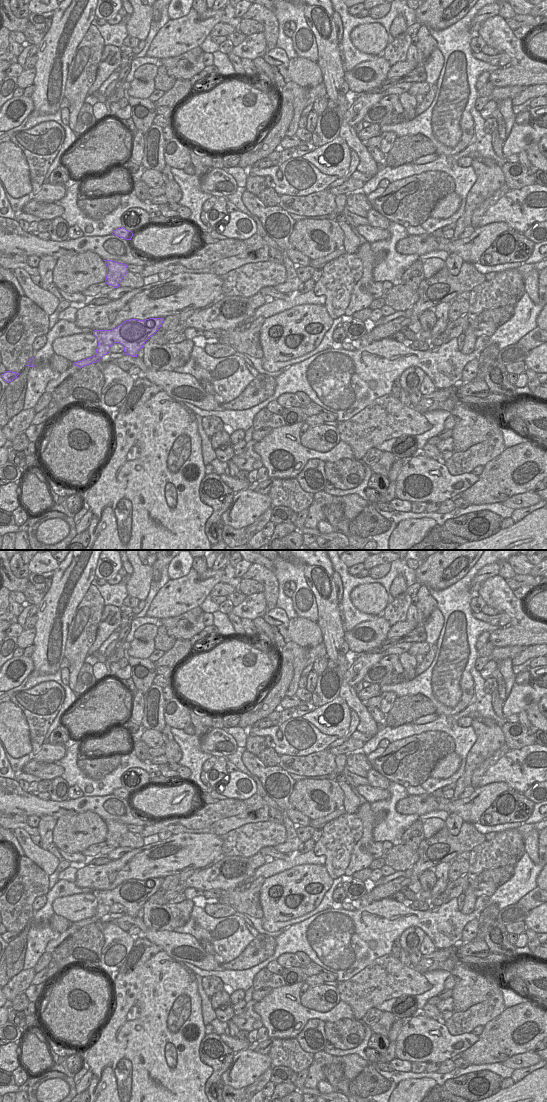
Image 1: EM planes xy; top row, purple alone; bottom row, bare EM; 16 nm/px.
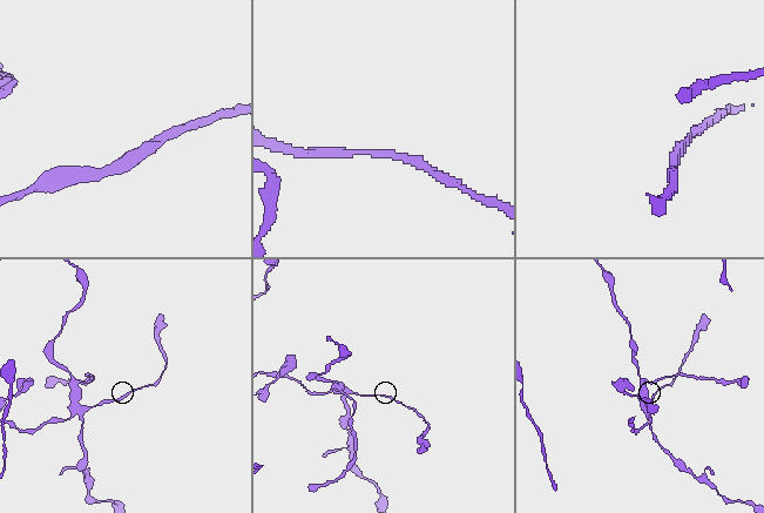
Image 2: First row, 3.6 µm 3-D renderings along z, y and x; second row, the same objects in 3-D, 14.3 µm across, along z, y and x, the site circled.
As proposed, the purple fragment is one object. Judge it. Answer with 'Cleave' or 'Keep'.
Cleave.

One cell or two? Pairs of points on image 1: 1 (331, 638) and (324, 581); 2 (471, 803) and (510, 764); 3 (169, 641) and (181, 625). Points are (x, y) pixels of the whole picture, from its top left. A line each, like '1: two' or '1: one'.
1: one
2: two
3: two

